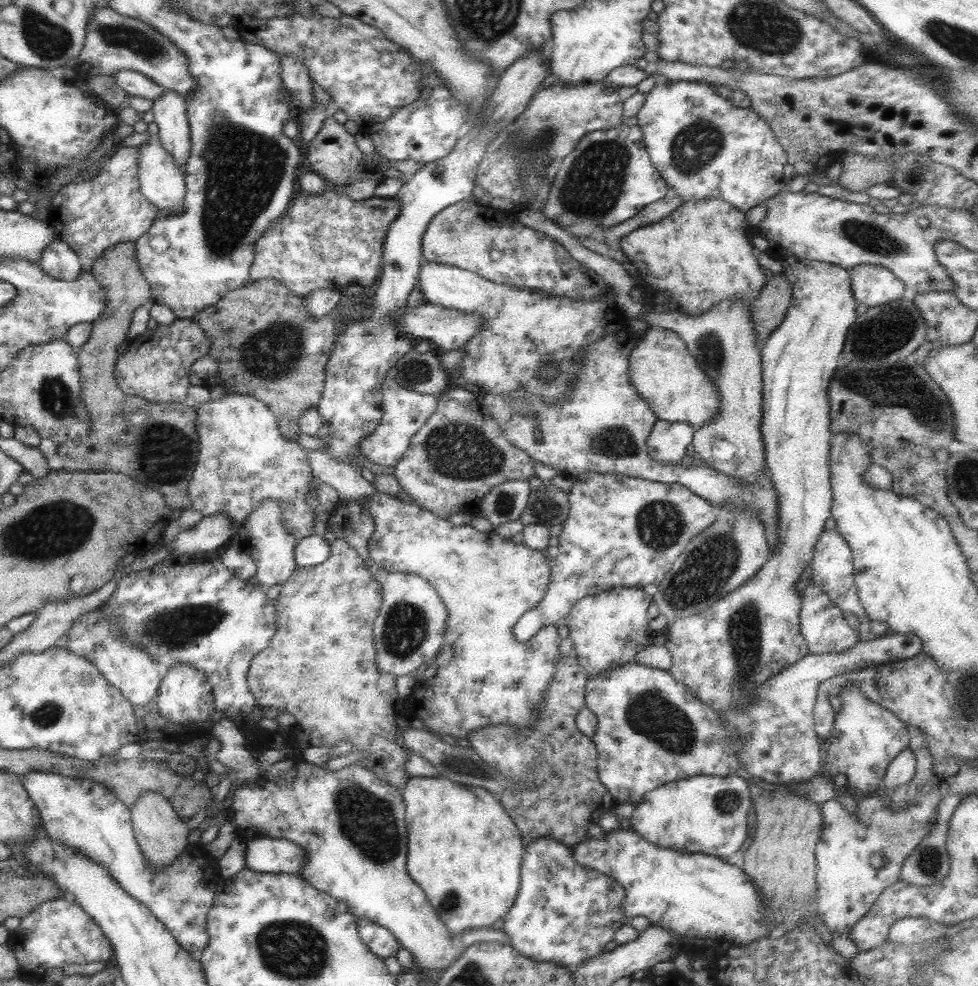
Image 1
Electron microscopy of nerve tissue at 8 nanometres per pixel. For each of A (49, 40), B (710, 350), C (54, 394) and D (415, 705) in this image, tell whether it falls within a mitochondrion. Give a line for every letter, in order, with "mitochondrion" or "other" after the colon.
A: mitochondrion
B: mitochondrion
C: mitochondrion
D: other

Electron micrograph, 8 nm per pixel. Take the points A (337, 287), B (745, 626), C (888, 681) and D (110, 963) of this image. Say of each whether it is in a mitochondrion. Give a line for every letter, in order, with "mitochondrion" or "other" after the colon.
A: other
B: mitochondrion
C: other
D: other

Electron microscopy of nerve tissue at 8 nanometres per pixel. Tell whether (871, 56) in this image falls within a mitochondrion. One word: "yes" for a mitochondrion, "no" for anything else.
no

